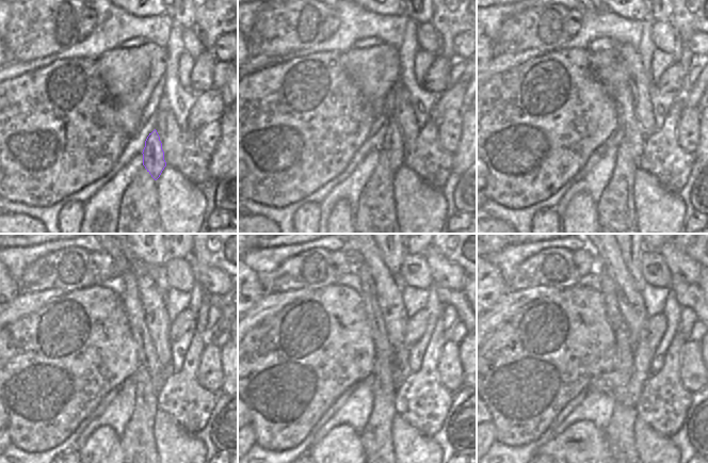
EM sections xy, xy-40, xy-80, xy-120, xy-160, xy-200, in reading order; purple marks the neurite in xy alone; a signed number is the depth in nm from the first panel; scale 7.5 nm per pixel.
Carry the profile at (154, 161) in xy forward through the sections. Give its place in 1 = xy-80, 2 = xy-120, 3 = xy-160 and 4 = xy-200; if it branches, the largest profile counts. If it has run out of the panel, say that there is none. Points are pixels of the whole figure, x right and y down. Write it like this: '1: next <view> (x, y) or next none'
1: next xy-80 (618, 91)
2: next xy-120 (147, 357)
3: next xy-160 (368, 292)
4: next xy-200 (613, 314)

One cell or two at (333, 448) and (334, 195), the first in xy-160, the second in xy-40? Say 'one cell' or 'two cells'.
two cells

